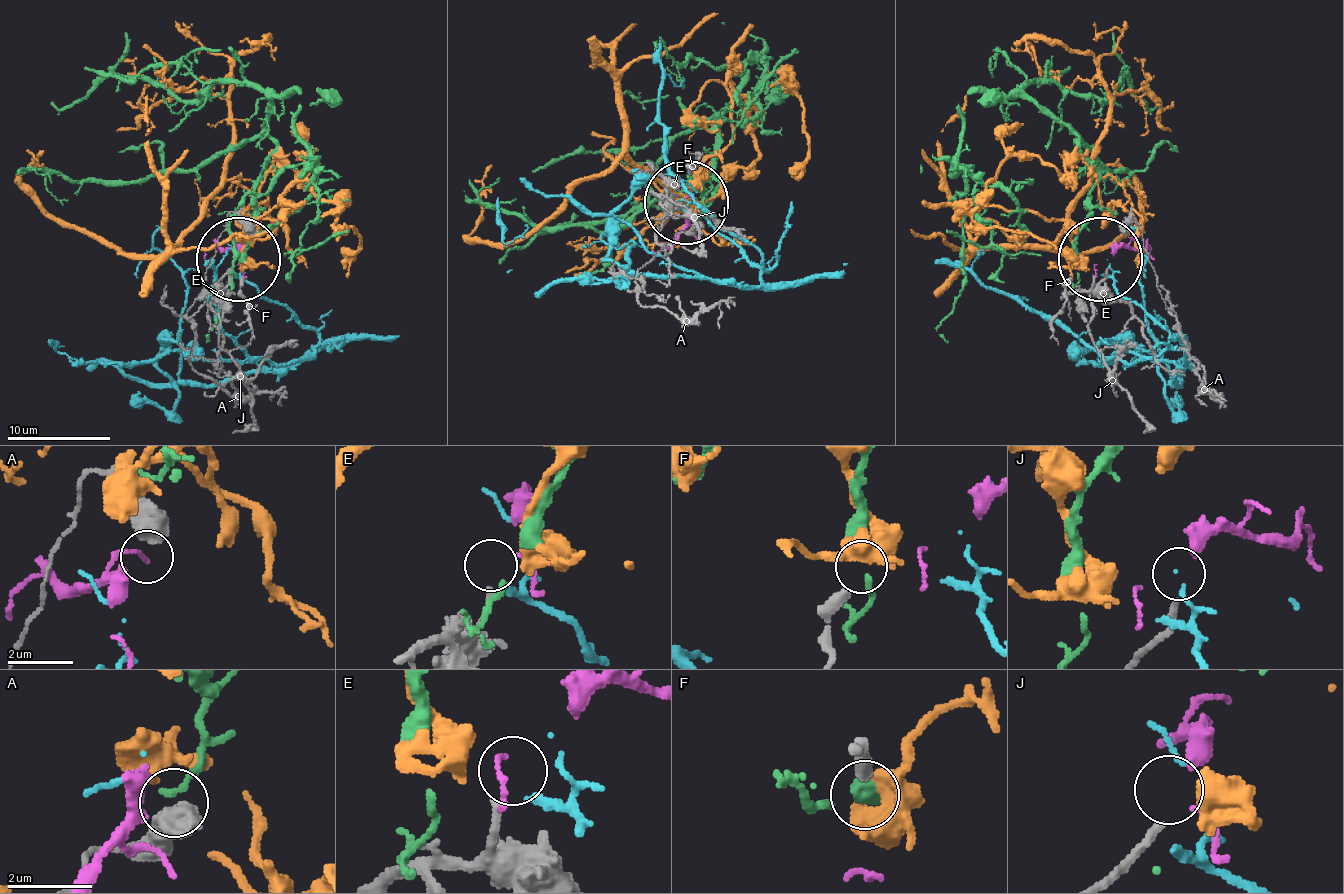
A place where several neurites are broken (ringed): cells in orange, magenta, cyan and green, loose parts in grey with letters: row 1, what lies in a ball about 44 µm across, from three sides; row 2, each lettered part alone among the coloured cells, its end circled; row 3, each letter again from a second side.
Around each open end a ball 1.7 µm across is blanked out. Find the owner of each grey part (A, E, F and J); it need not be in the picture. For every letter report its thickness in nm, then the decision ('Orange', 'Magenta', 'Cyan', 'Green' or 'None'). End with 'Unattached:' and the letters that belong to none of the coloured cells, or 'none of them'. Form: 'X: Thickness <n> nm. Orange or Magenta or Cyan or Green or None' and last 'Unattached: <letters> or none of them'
A: Thickness 460 nm. None
E: Thickness 190 nm. Magenta
F: Thickness 360 nm. Green
J: Thickness 180 nm. None
Unattached: A, J

